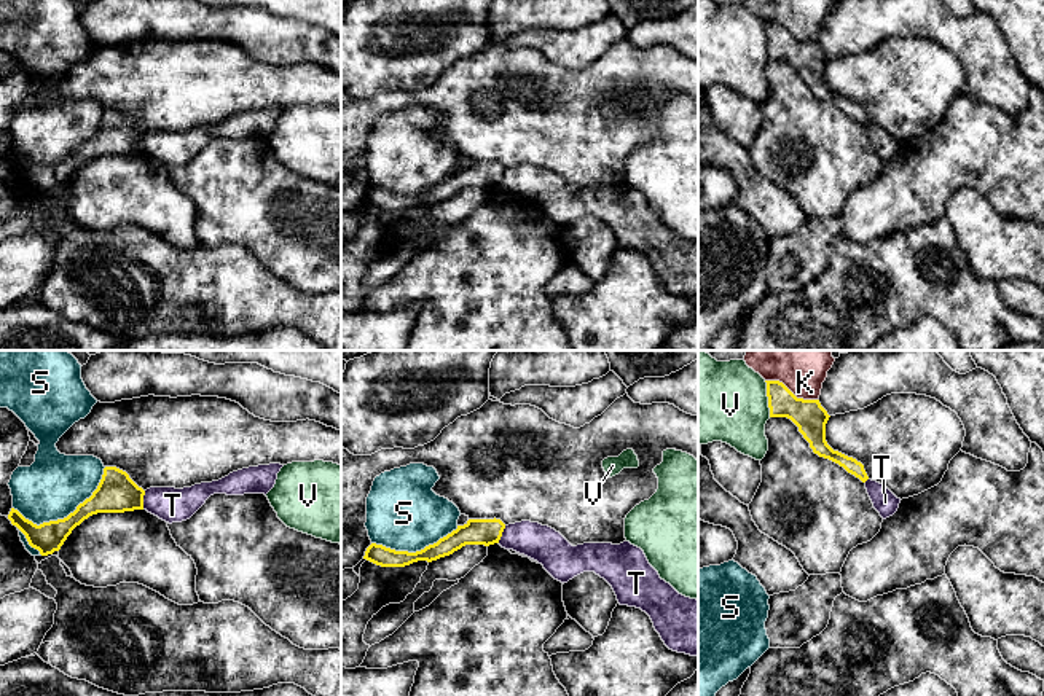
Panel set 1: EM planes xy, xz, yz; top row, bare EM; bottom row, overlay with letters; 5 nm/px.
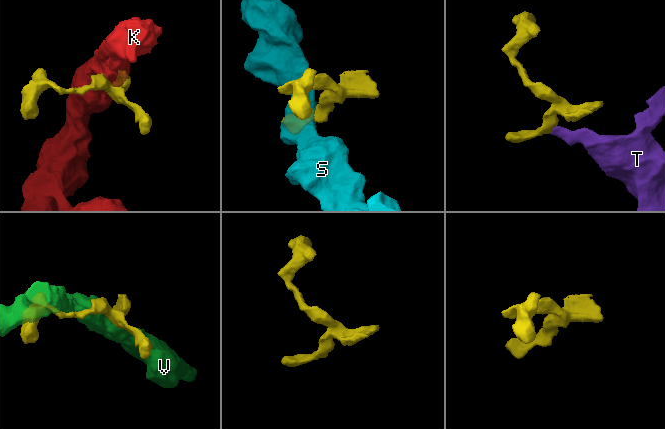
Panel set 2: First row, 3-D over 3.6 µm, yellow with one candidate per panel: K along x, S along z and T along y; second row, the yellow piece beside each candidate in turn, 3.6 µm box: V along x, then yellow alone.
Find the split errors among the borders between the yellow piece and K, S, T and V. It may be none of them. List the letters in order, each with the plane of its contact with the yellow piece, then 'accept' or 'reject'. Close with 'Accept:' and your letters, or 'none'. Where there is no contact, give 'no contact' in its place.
K: meets yellow in yz; reject
S: meets yellow in xy; reject
T: meets yellow in xy; reject
V: meets yellow in yz; reject
Accept: none

